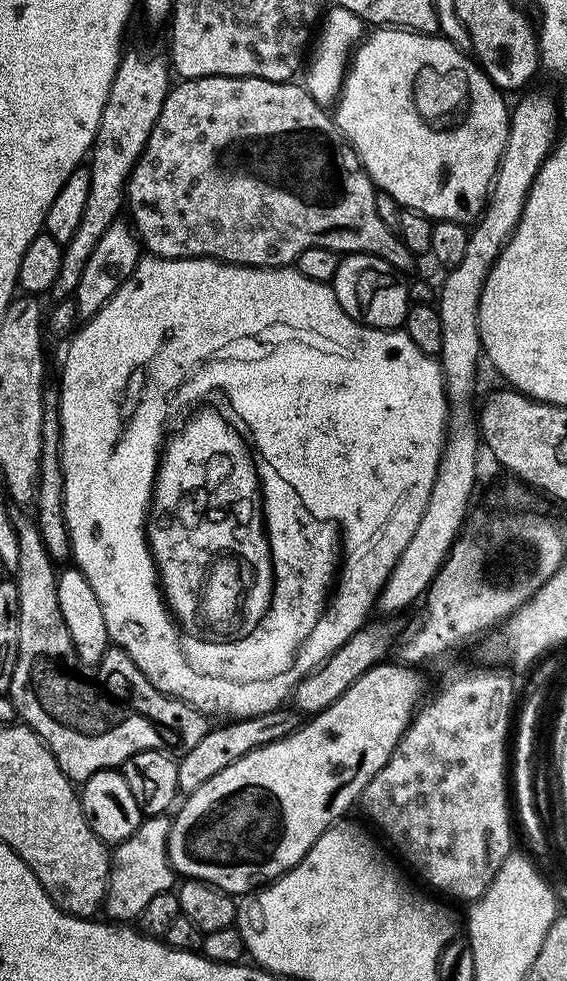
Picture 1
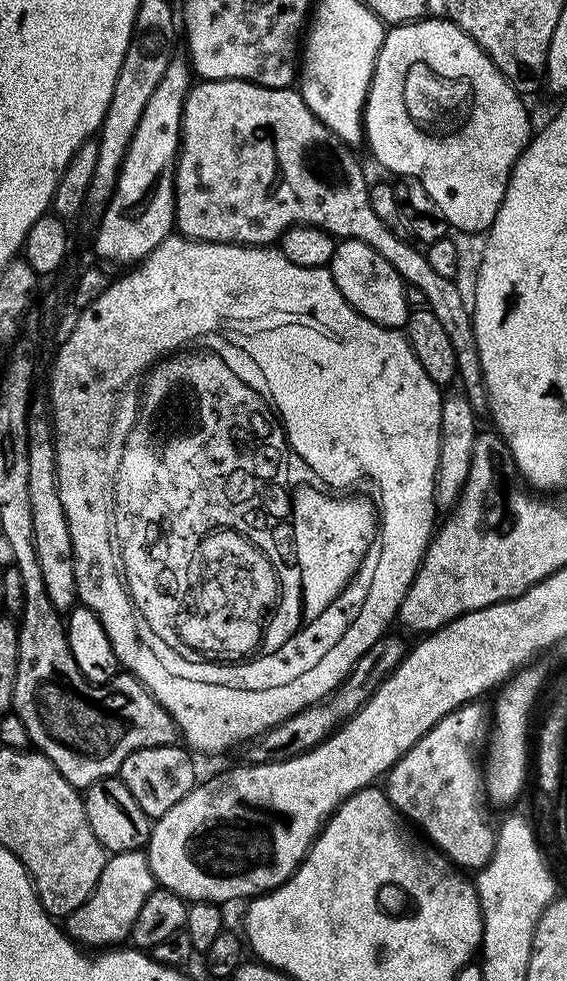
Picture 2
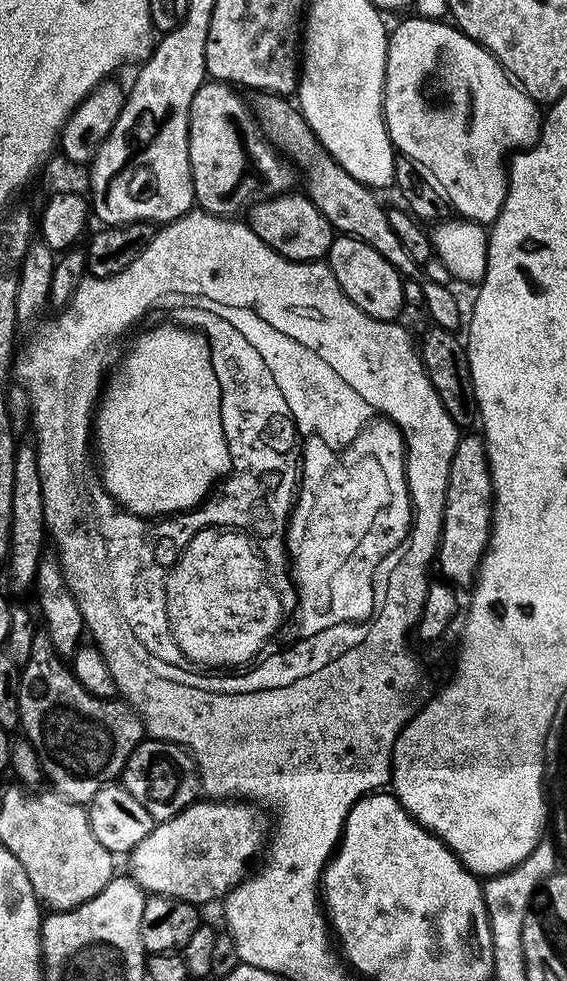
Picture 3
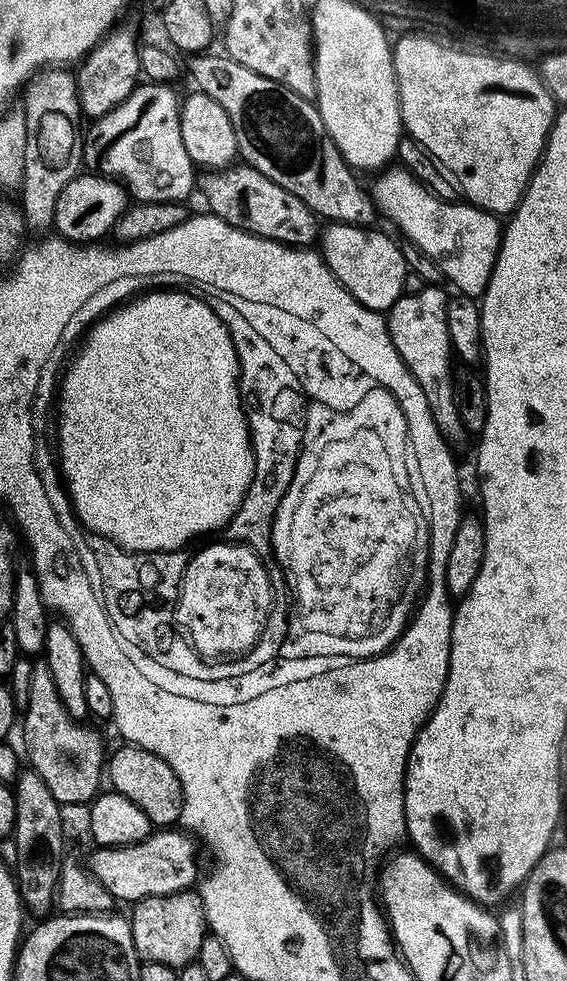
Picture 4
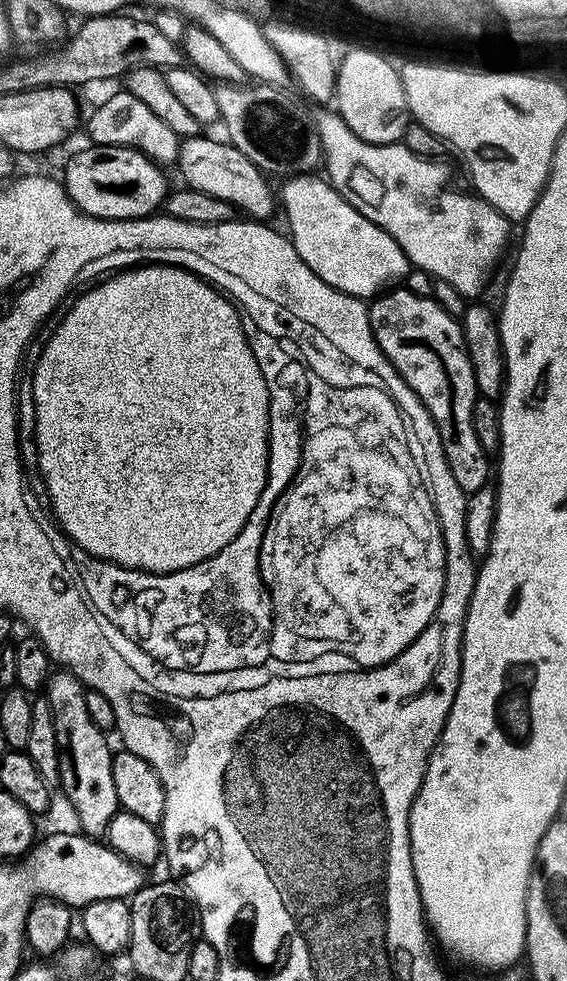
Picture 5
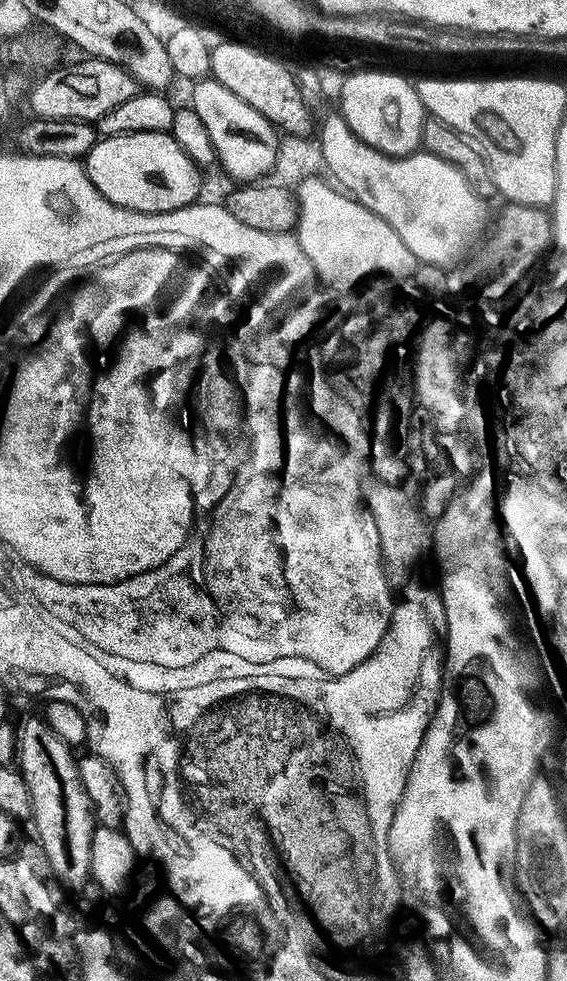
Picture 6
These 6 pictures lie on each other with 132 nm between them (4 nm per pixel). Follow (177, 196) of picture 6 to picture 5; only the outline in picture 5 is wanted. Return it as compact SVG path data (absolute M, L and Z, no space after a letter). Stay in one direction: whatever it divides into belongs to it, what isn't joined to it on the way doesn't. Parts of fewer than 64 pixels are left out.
M92 144L72 156L64 168L62 183L68 197L95 220L143 220L163 205L169 194L168 176L163 167L146 153L126 146Z

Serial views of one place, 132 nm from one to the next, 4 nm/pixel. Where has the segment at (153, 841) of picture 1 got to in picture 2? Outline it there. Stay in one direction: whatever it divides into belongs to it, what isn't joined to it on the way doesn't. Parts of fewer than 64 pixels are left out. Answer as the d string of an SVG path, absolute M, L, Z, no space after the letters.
M143 851L117 852L109 855L104 861L104 869L98 878L96 888L88 895L88 899L71 913L67 931L73 940L81 945L100 944L96 946L112 946L129 935L134 918L138 918L138 910L142 910L142 902L146 902L152 889L157 887L156 879L148 865L147 855Z

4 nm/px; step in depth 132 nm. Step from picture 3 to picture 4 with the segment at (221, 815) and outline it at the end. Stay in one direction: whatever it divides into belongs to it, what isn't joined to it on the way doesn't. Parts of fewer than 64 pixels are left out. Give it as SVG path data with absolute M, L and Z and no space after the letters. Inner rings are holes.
M156 830L140 844L125 848L97 847L92 856L92 875L110 890L117 901L135 902L147 896L161 896L171 892L187 892L197 883L196 848L198 844L187 831ZM193 883L193 884L192 884Z

